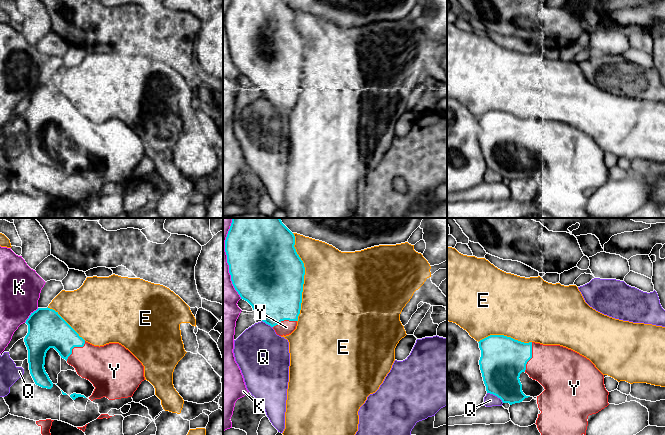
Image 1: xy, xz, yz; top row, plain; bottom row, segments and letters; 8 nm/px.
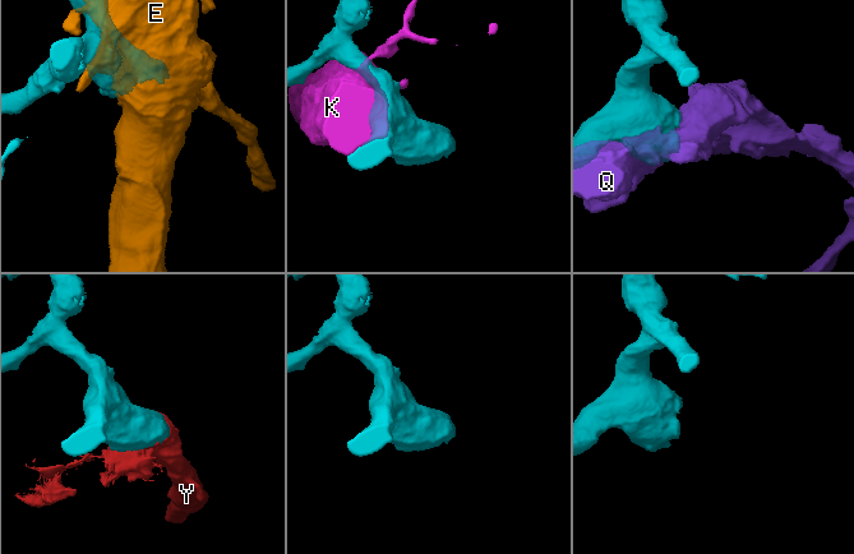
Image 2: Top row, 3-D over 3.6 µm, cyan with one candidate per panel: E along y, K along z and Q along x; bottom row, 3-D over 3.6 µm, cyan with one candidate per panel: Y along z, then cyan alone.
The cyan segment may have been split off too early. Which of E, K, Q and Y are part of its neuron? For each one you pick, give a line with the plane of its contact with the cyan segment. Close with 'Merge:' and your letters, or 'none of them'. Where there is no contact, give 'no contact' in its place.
Y: meets cyan in yz
Merge: Y

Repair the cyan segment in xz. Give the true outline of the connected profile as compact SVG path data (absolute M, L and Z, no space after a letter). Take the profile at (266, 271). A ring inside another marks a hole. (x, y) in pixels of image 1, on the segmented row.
M232 218L225 240L235 290L279 336L291 334L301 310L305 267L294 247L294 234L280 218Z

